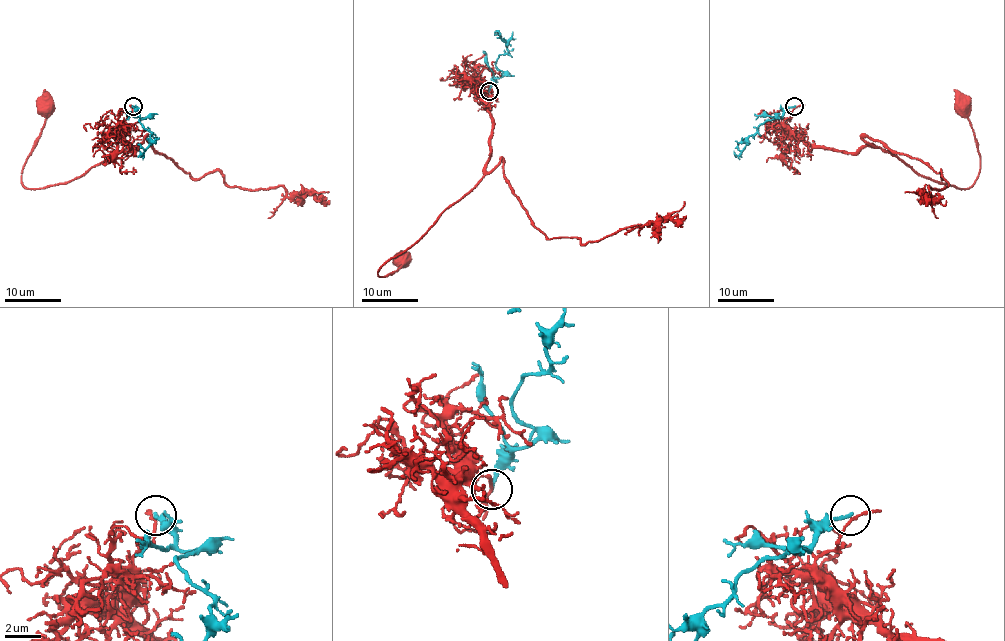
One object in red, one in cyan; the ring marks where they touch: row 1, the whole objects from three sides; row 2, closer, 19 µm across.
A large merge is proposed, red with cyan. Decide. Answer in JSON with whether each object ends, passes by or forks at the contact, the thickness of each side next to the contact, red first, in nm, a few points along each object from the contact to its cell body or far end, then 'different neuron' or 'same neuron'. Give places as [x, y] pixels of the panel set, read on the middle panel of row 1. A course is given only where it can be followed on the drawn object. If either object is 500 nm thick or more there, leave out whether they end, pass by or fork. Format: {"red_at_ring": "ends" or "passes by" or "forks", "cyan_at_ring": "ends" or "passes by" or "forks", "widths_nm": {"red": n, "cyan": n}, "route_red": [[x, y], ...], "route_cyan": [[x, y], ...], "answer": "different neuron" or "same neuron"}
{"red_at_ring": "passes by", "cyan_at_ring": "ends", "widths_nm": {"red": 130, "cyan": 200}, "route_red": [[489, 91], [482, 80], [477, 97], [492, 122], [485, 175], [383, 264], [380, 277], [393, 272], [402, 260]], "route_cyan": [[489, 91], [489, 86], [501, 76], [495, 62], [508, 52], [505, 42], [498, 32], [494, 32]], "answer": "different neuron"}

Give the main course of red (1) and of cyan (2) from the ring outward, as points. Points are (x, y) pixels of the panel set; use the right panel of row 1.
1: (795, 106), (783, 122), (807, 143), (846, 152), (878, 146), (915, 172), (967, 189), (980, 163), (963, 105)
2: (795, 106), (779, 119), (765, 121), (758, 126), (735, 157)

